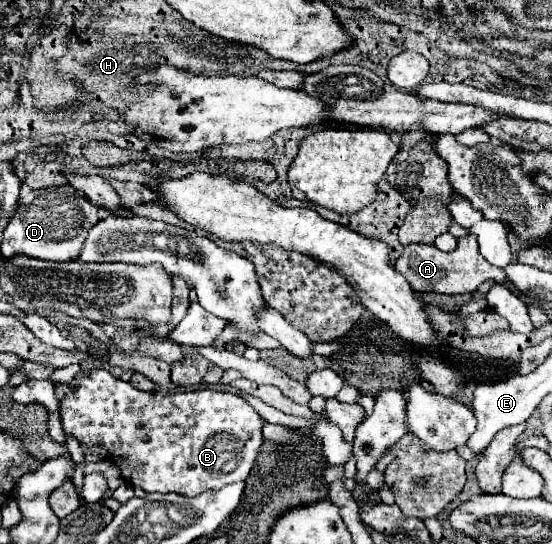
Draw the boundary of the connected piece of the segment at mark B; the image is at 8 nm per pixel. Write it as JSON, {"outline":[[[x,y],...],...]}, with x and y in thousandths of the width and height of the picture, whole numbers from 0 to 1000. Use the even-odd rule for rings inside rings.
{"outline":[[[168,678],[111,737],[114,789],[147,818],[176,829],[194,829],[194,840],[219,862],[234,892],[255,895],[263,906],[324,906],[353,914],[371,903],[444,884],[469,829],[473,767],[426,722],[400,719],[342,719],[342,722],[263,722],[237,704],[208,697],[194,678]]]}

